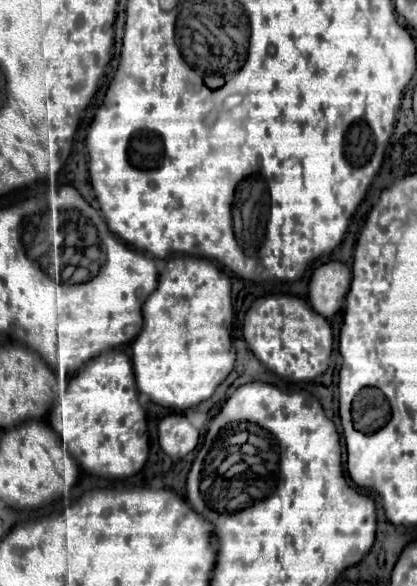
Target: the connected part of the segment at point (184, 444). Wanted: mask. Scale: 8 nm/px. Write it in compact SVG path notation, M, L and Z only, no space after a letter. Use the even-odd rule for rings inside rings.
M177 412L167 414L157 424L159 430L159 446L161 450L171 458L183 458L187 456L199 440L199 430Z

